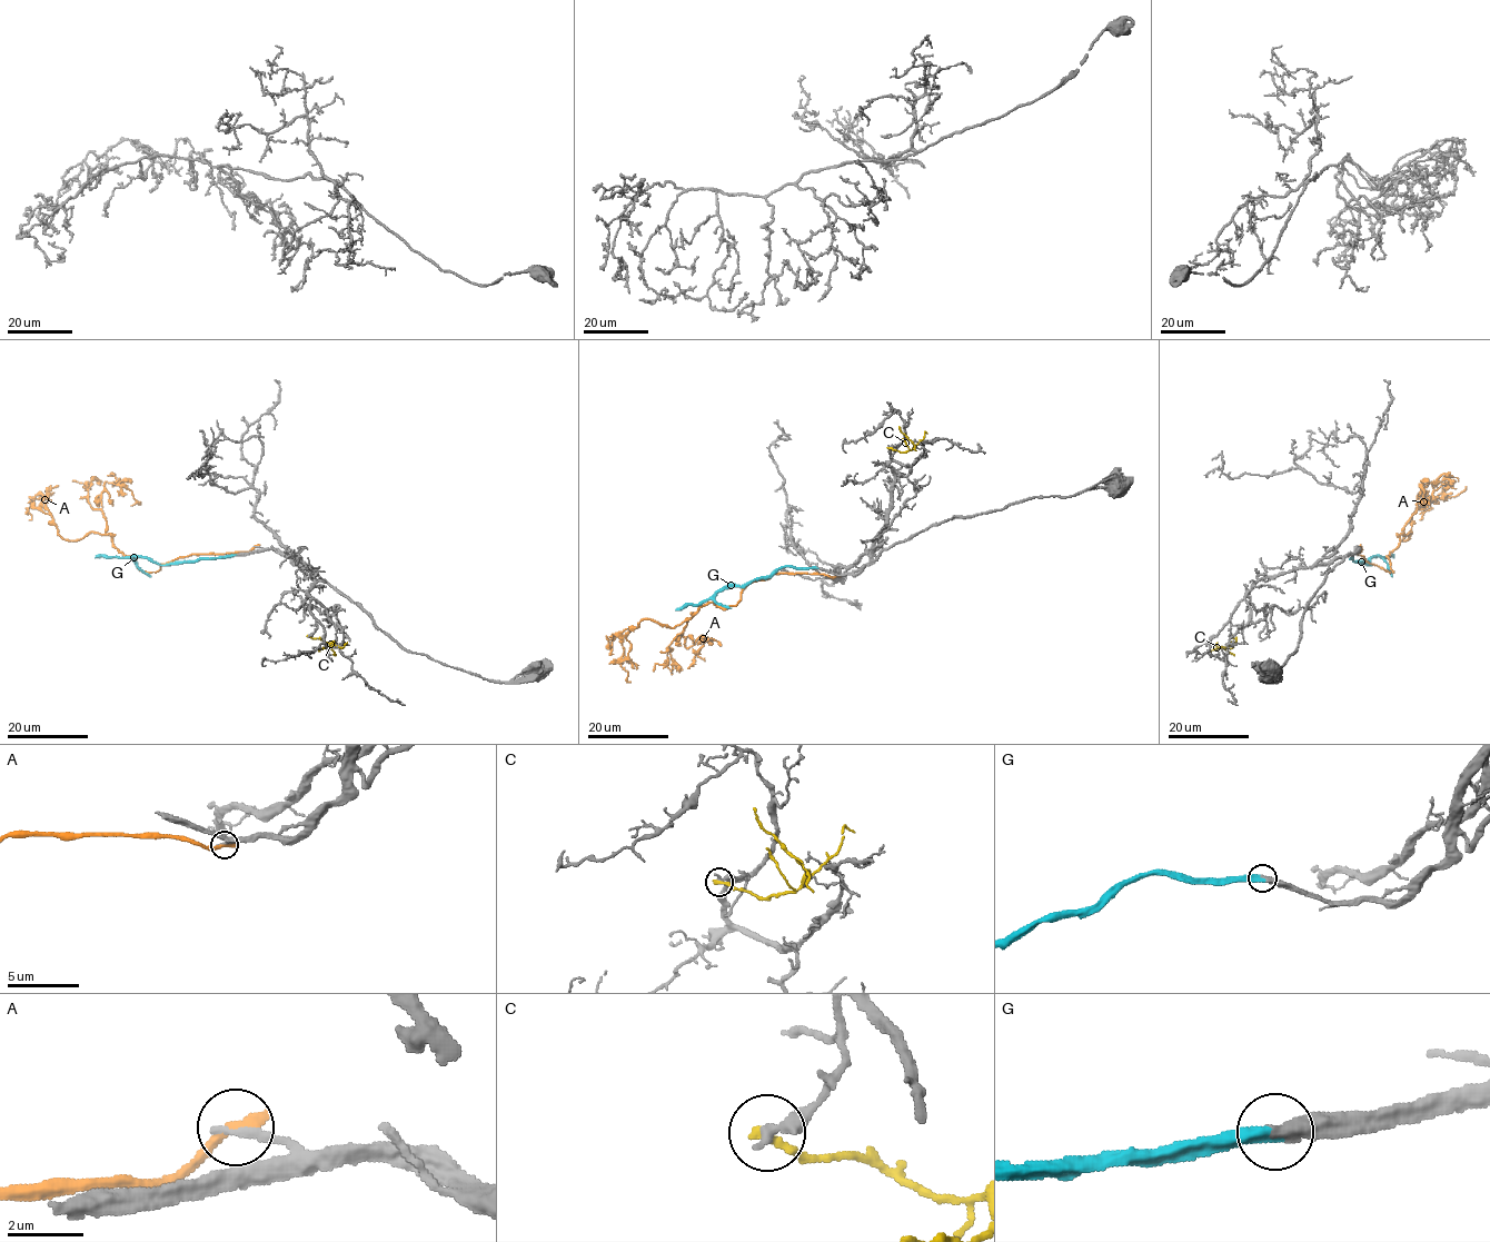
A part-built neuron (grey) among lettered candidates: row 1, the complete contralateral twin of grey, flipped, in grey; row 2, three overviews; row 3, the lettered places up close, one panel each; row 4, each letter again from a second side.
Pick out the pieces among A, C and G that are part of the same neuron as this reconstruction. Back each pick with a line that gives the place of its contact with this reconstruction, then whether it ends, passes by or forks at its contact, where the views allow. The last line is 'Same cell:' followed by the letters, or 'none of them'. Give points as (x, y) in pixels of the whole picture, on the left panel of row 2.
G: contact (237, 555); it ends
Same cell: G

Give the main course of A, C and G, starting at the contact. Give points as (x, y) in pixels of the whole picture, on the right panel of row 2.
A: (1360, 546), (1358, 554), (1391, 572), (1386, 555), (1401, 534), (1411, 532), (1407, 540), (1413, 513), (1466, 486)
C: (1231, 636), (1237, 639), (1234, 643), (1210, 649)
G: (1351, 554), (1350, 558), (1369, 565), (1372, 557), (1394, 557)

